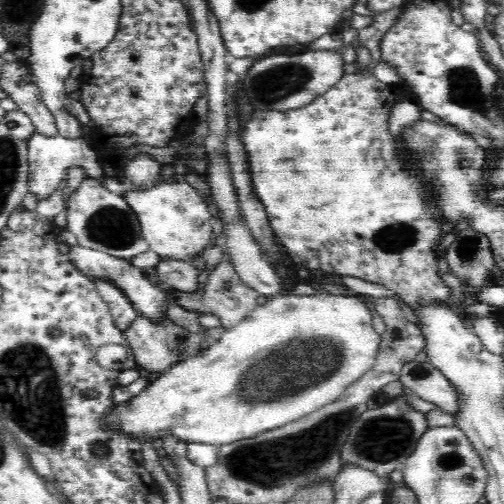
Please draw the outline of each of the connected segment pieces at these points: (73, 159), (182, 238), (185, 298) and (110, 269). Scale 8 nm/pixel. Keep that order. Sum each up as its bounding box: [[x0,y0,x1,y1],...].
[[28,132,104,202],[123,182,213,260],[170,262,258,329],[68,246,168,322]]

